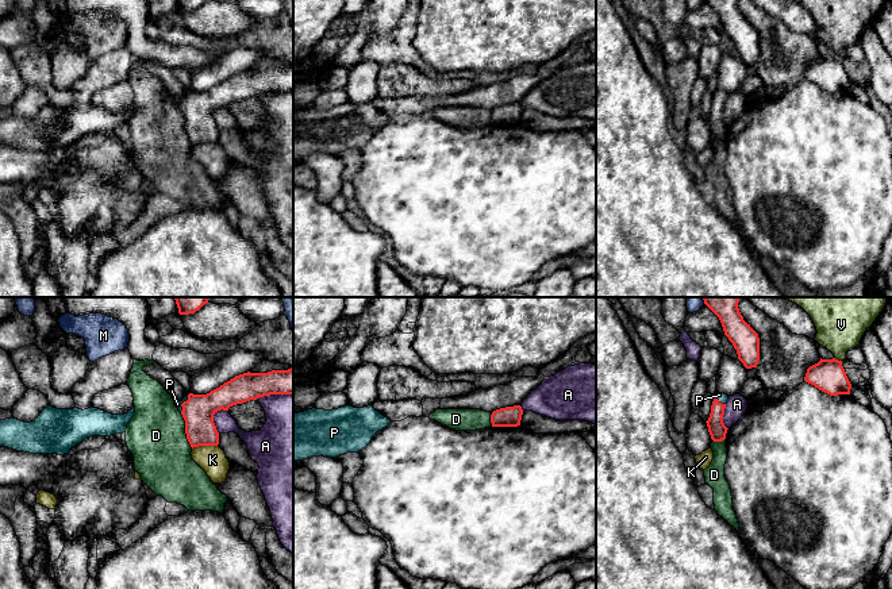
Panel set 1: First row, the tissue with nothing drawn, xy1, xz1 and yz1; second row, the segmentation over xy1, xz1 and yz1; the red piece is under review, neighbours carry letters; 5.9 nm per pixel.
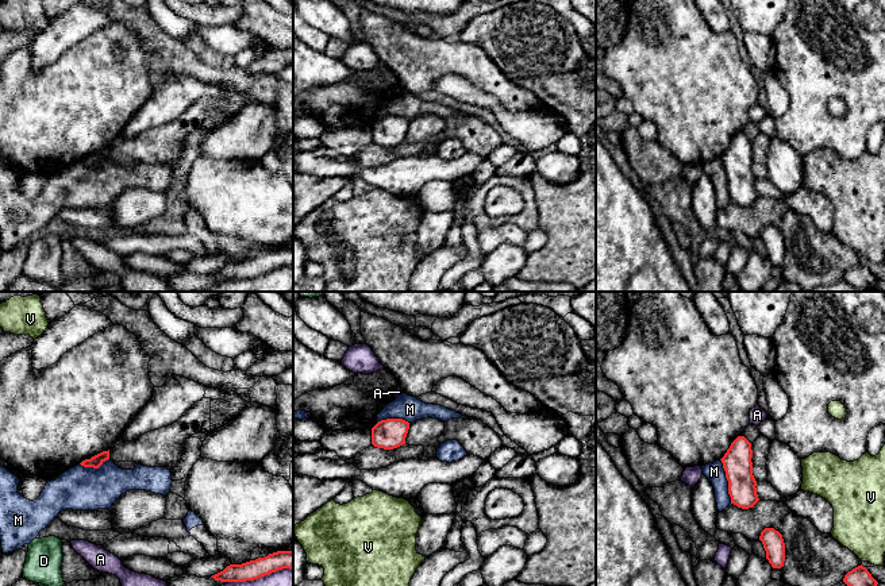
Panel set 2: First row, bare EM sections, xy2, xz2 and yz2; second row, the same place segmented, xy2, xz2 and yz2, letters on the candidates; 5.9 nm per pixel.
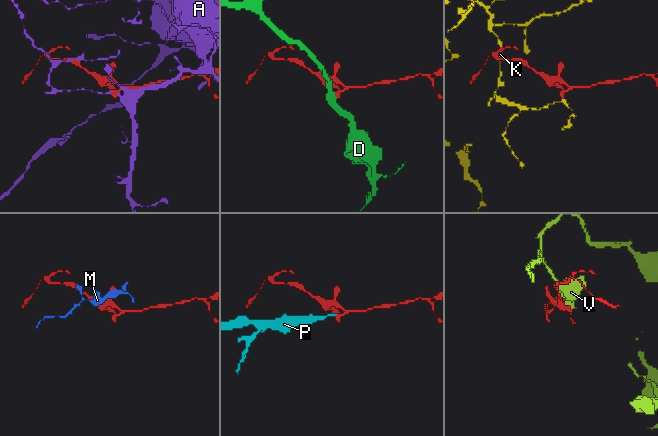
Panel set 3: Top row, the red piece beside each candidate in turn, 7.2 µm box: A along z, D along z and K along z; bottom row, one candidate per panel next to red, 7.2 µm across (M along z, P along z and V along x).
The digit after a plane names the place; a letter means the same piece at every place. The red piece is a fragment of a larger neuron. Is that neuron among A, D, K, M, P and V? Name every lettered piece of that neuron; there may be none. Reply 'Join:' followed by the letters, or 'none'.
Join: P

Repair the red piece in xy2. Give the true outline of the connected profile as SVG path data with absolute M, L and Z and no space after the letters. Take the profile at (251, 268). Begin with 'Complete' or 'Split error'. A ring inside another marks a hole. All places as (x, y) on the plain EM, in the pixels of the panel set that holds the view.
Complete. M277 248L242 262L230 262L211 275L220 279L246 279L292 265L293 248Z

